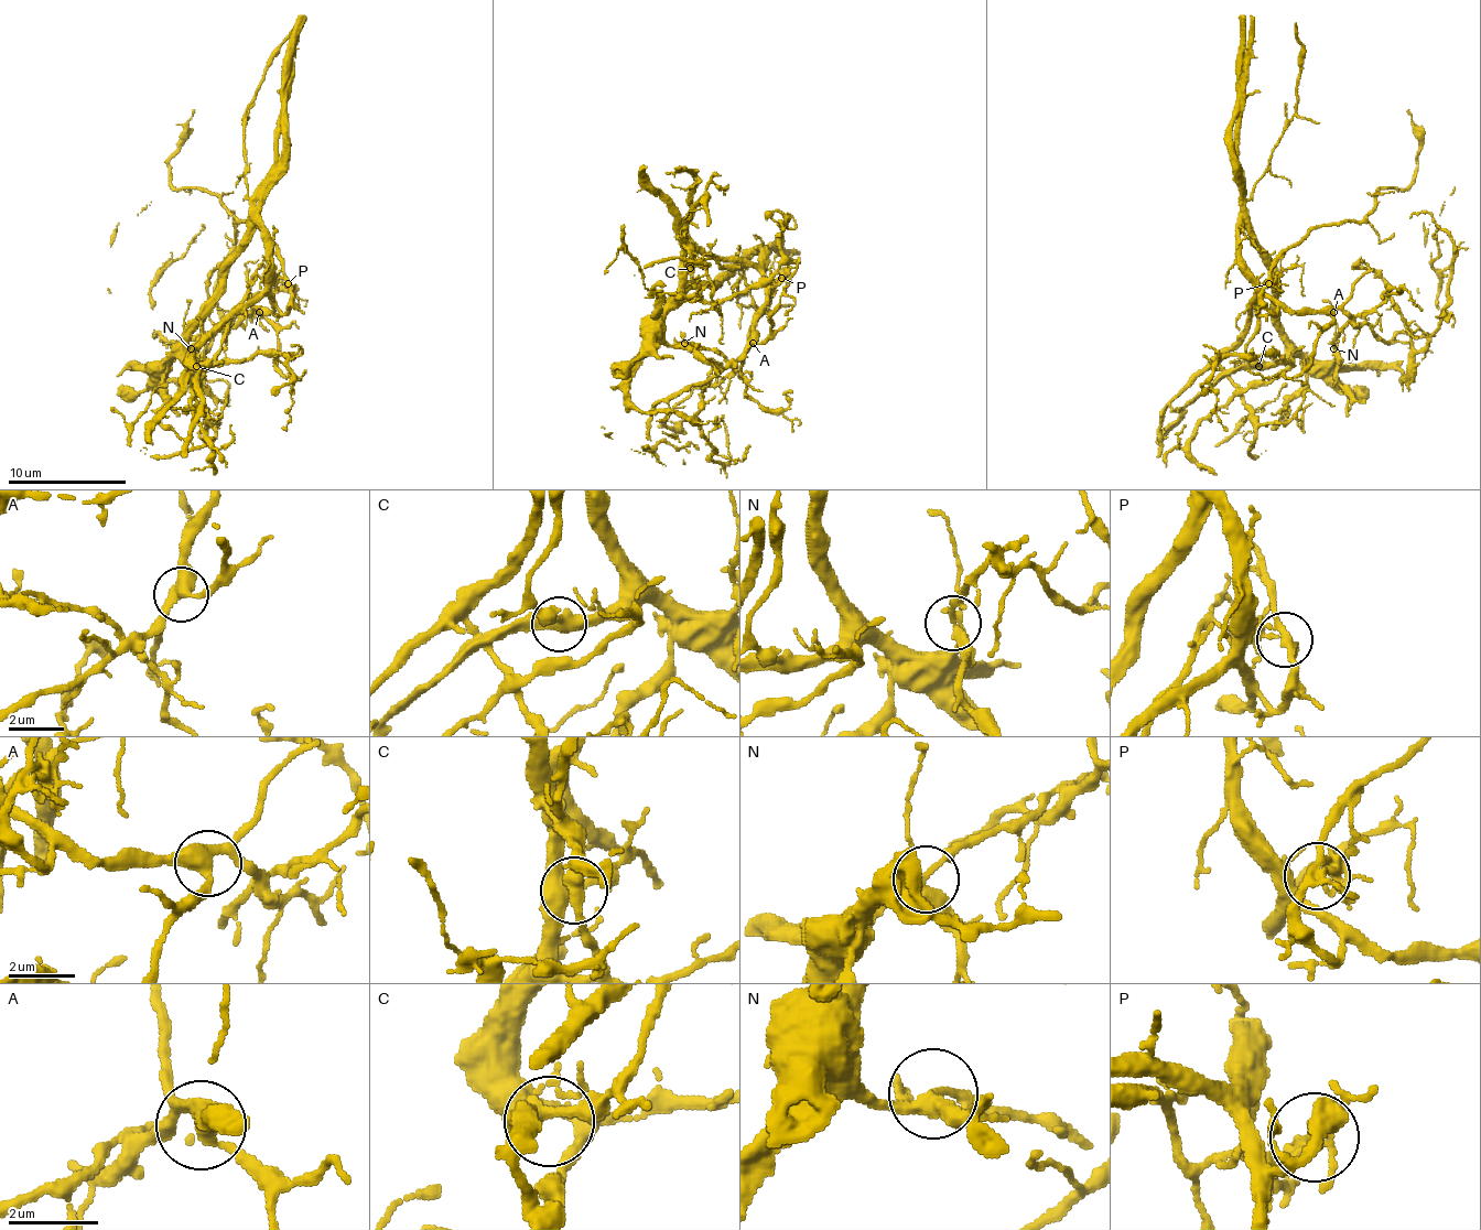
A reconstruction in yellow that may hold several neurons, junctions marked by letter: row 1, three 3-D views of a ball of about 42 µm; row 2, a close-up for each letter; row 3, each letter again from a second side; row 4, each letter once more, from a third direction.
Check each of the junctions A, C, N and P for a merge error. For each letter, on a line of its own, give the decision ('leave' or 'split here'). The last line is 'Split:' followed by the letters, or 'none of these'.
A: leave
C: leave
N: leave
P: split here
Split: P

